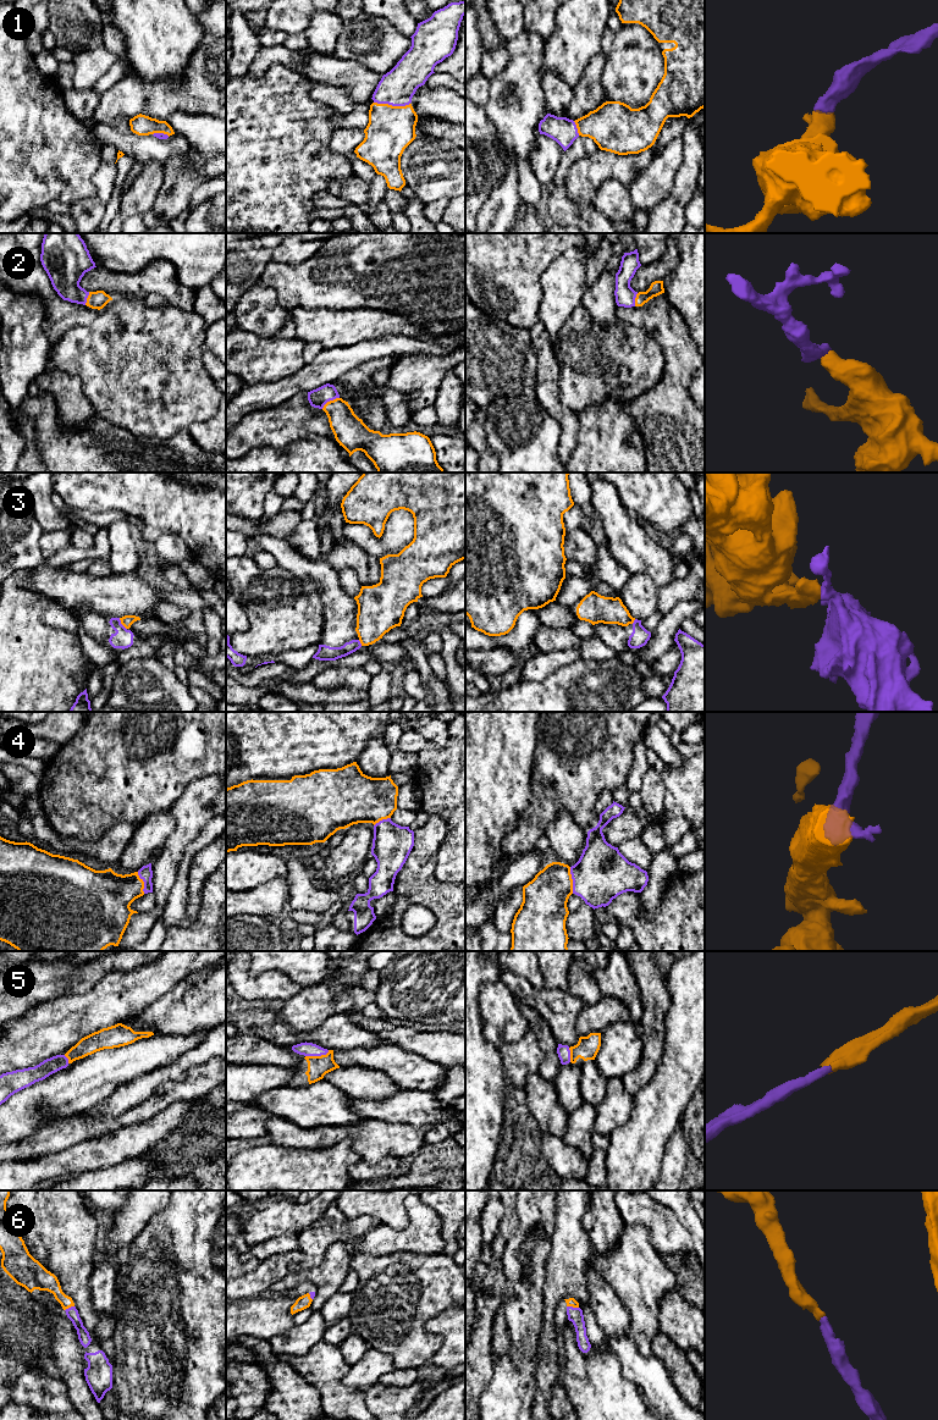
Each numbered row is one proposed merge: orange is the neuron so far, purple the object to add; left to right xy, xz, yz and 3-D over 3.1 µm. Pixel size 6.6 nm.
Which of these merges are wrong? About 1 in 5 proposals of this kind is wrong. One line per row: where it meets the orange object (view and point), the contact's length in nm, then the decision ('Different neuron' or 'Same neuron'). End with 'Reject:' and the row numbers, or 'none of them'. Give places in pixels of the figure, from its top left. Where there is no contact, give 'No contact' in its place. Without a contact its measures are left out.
1: Touches orange at xz (391, 105). Shared border 240 nm. Same neuron
2: Touches orange at xz (330, 401). Shared border 140 nm. Same neuron
3: Touches orange at xy (121, 623). Shared border 90 nm. Different neuron
4: Touches orange at yz (572, 880). Shared border 180 nm. Same neuron
5: Touches orange at xz (316, 1056). Shared border 170 nm. Same neuron
6: Touches orange at yz (573, 1307). Shared border 80 nm. Same neuron
Reject: 3

